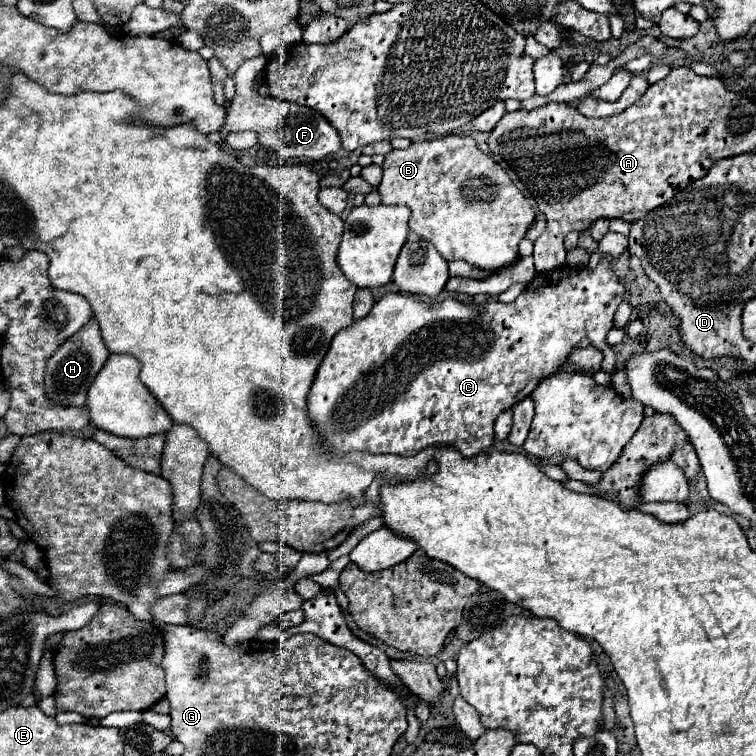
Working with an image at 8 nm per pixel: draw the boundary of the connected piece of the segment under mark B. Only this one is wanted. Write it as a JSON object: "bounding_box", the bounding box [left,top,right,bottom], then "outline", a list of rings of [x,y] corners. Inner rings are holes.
{"bounding_box":[377,134,535,272],"outline":[[[447,134],[435,140],[411,142],[405,150],[391,150],[385,156],[383,180],[377,190],[383,204],[405,204],[411,208],[411,232],[433,244],[447,262],[463,260],[487,272],[497,272],[517,260],[517,244],[535,220],[535,210],[523,192],[491,156],[477,148],[471,136]]]}

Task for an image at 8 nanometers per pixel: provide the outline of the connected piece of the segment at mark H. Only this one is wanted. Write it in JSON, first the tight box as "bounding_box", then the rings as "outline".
{"bounding_box":[45,320,109,406],"outline":[[[89,320],[79,332],[71,336],[71,340],[63,342],[59,350],[49,358],[47,372],[45,372],[45,390],[49,398],[57,404],[65,406],[83,406],[87,400],[87,390],[97,376],[97,372],[103,368],[103,364],[109,358],[109,350],[105,348],[101,340],[101,332],[97,326],[97,320]]]}

